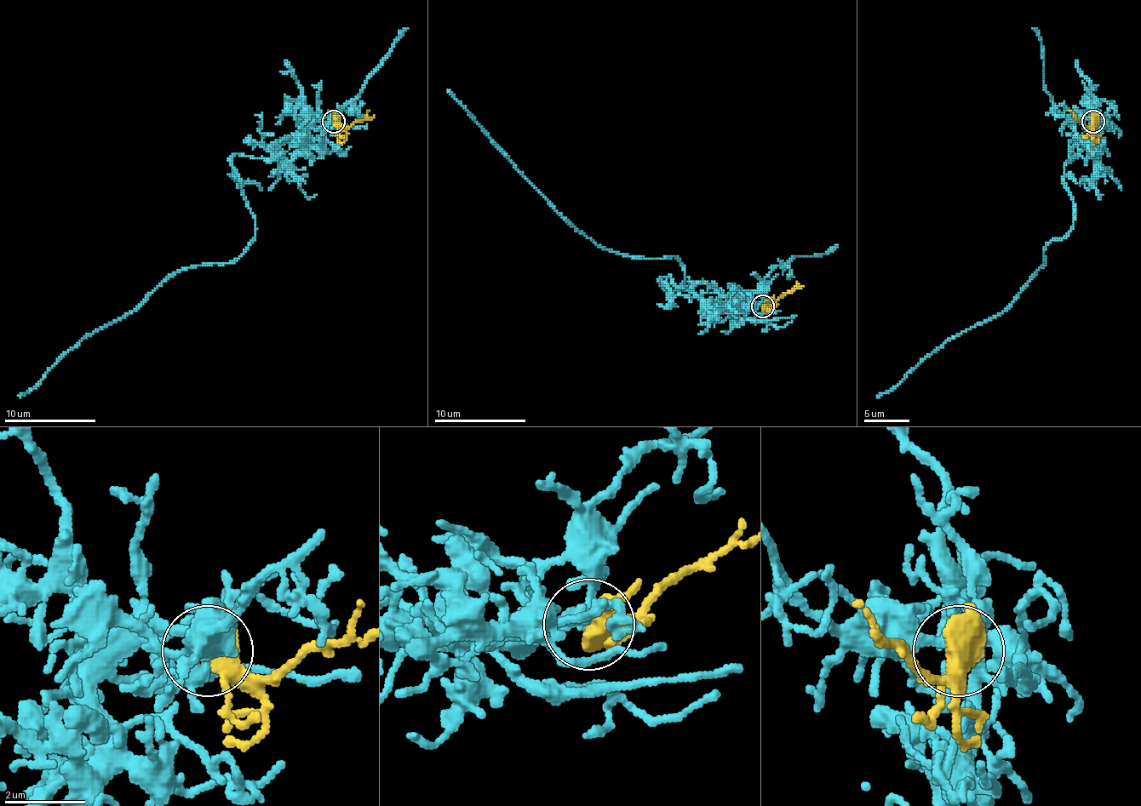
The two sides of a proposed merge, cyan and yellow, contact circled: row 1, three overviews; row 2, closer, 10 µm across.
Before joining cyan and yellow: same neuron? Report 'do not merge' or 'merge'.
merge

